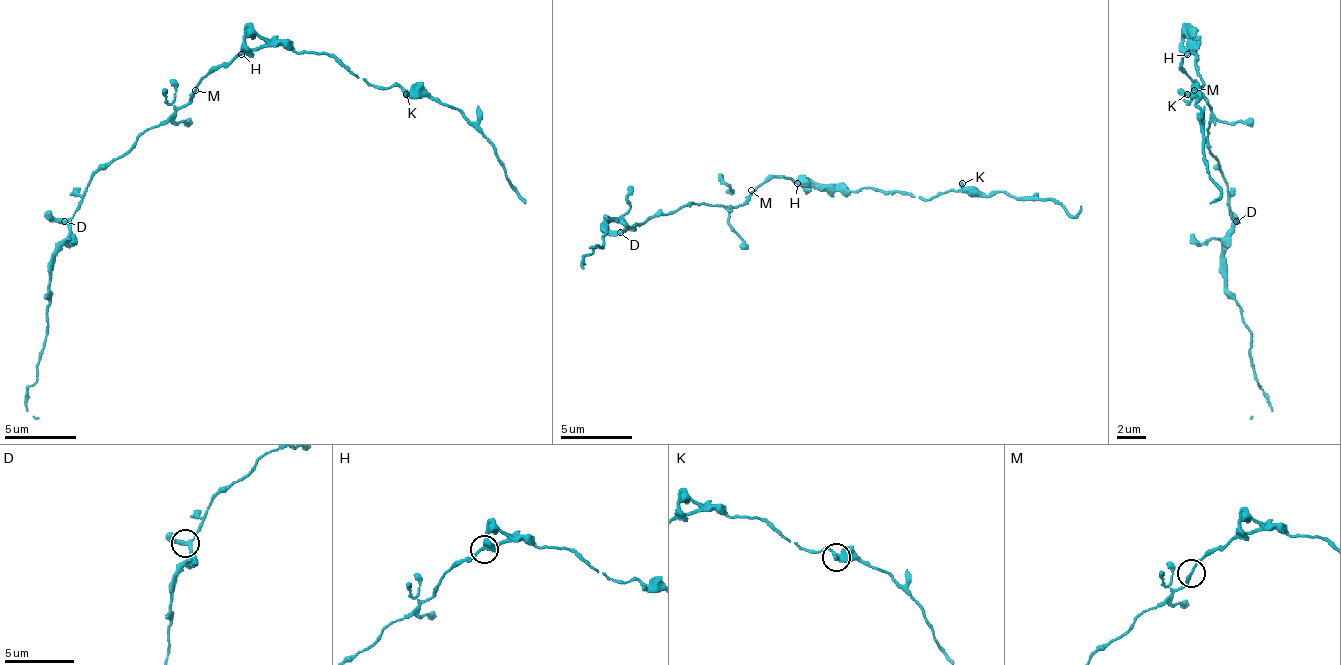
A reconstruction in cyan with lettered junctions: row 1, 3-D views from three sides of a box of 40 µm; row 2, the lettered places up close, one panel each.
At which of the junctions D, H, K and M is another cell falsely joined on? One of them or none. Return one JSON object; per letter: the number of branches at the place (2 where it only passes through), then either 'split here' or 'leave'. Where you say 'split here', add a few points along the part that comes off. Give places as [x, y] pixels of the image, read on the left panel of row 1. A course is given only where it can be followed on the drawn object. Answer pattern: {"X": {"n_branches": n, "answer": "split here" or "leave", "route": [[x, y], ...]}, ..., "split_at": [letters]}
{"D": {"n_branches": 3, "answer": "leave"}, "H": {"n_branches": 3, "answer": "leave"}, "K": {"n_branches": 2, "answer": "leave"}, "M": {"n_branches": 2, "answer": "leave"}, "split_at": []}

